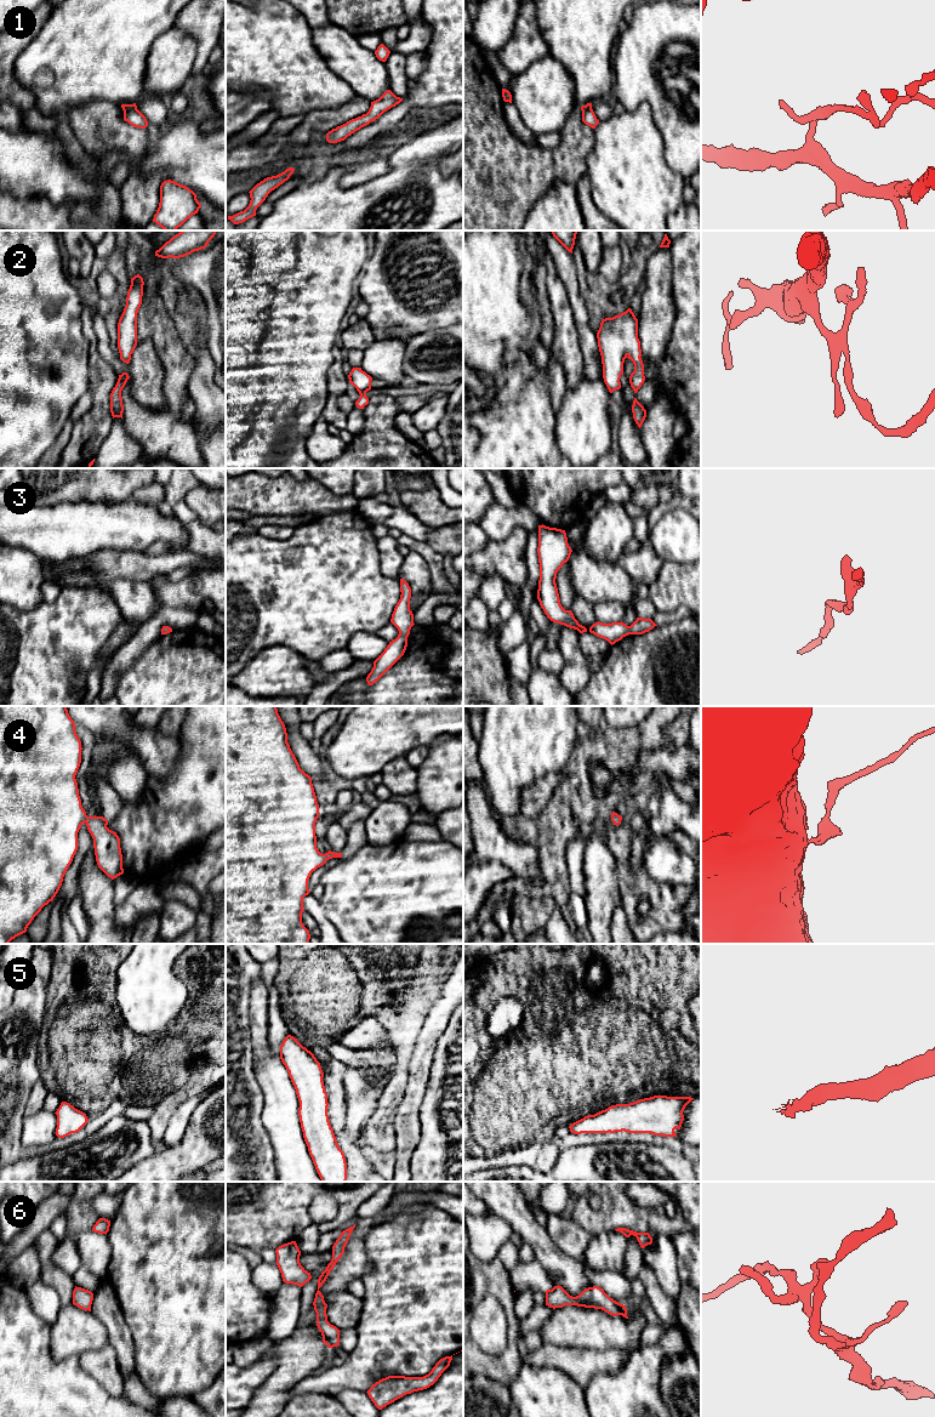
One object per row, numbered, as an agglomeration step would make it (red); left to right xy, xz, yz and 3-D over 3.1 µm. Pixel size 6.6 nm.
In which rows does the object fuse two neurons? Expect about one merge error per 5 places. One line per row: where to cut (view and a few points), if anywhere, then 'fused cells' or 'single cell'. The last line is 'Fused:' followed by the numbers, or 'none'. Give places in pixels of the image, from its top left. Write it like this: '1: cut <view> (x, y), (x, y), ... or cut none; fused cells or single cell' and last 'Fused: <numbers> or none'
1: cut none; single cell
2: cut none; single cell
3: cut none; single cell
4: cut none; single cell
5: cut none; single cell
6: cut none; single cell
Fused: none

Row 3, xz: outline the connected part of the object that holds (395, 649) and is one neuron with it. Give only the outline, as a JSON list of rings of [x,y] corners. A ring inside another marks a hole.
[[[400,579],[400,599],[392,614],[390,622],[398,628],[399,634],[389,642],[384,651],[374,661],[374,667],[366,677],[369,685],[376,683],[405,653],[407,637],[414,624],[414,614],[410,610],[411,588]]]

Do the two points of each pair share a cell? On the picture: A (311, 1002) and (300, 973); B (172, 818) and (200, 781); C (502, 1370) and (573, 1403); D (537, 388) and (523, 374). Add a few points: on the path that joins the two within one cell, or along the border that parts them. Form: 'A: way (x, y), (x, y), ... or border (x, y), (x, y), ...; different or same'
A: way (306, 995), (300, 986), (300, 980); same
B: way (181, 809), (200, 790); same
C: border (522, 1365), (508, 1387); different
D: way (534, 385), (526, 377); same

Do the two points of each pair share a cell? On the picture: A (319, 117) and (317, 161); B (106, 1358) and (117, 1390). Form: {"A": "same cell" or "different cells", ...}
{"A": "different cells", "B": "same cell"}

